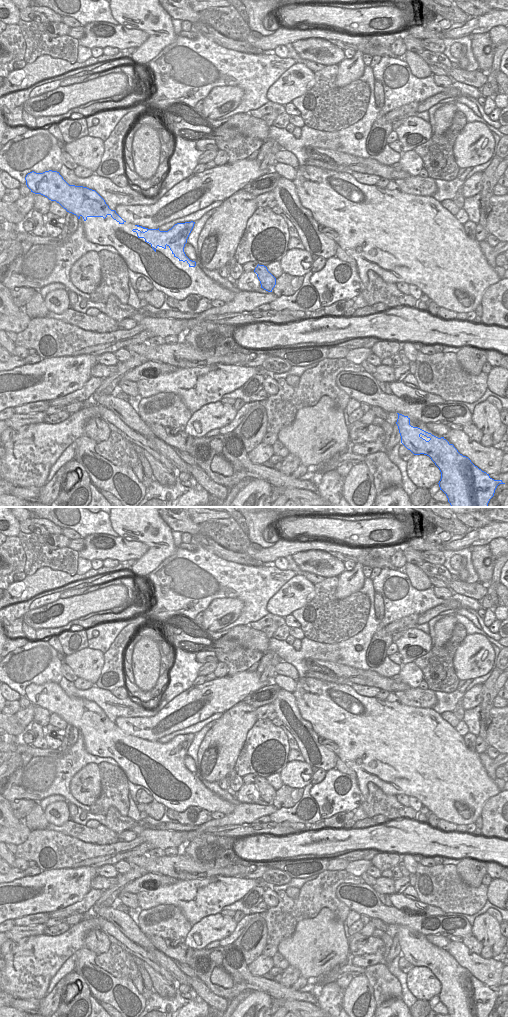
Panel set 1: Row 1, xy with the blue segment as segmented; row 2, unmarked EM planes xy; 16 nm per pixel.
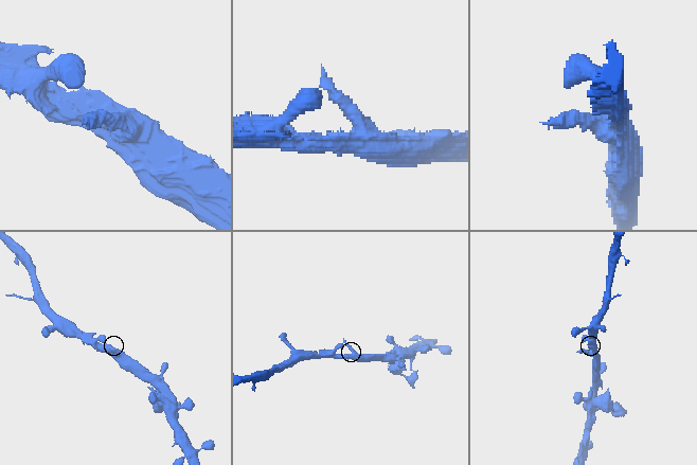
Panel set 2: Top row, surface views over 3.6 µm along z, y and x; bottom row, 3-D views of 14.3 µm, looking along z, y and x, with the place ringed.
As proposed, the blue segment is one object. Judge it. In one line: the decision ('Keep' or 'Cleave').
Keep.

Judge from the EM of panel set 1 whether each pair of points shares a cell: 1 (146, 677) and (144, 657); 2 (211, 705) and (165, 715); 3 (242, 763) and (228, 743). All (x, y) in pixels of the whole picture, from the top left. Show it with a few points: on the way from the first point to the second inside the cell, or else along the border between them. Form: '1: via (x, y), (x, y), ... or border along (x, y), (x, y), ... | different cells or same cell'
1: via (146, 672), (146, 662) | same cell
2: via (211, 690), (206, 689), (197, 698), (180, 707) | same cell
3: border along (247, 735), (233, 768) | different cells

